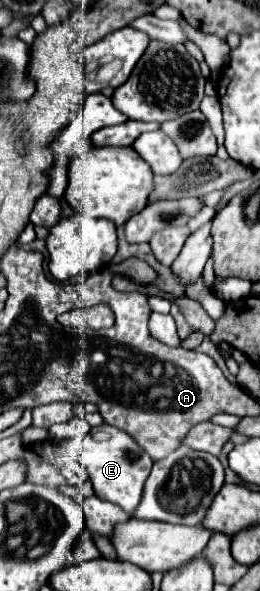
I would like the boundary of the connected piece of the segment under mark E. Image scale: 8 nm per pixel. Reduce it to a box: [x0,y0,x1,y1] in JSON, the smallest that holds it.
[85,424,153,516]

